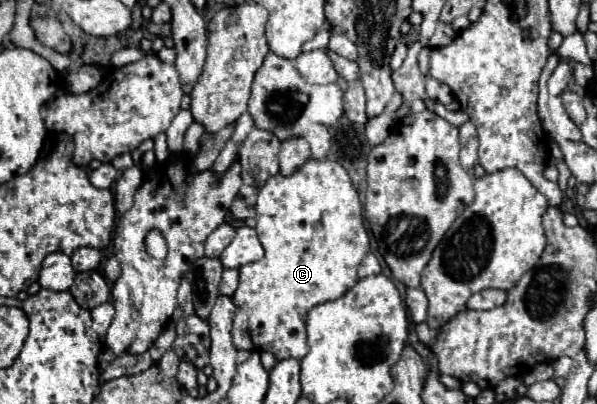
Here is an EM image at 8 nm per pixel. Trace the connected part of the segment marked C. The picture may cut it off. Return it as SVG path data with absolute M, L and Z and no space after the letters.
M308 159L298 171L294 171L292 175L282 175L282 173L278 173L278 175L274 175L274 177L270 177L268 181L266 181L266 185L260 189L260 193L258 193L258 201L256 201L256 231L258 231L258 239L260 239L260 243L264 245L264 257L260 259L260 261L256 261L256 263L248 263L248 265L242 265L240 267L240 283L238 283L238 289L236 289L236 293L232 295L232 301L234 301L234 305L238 307L238 309L242 309L246 315L248 315L248 329L250 329L250 337L252 337L252 343L254 343L254 349L258 349L258 351L268 351L268 353L272 353L272 355L276 355L278 359L288 359L288 357L294 357L294 359L302 359L306 353L308 353L308 345L306 345L306 313L314 307L314 305L320 305L320 303L326 303L326 301L334 301L334 299L338 299L338 297L342 297L348 289L352 289L354 285L356 285L356 281L358 281L358 273L356 273L356 269L358 269L358 265L362 263L362 259L366 257L366 253L370 251L370 237L368 237L368 231L366 231L366 227L364 227L364 222L367 222L367 226L369 228L370 235L374 237L374 233L372 233L372 229L370 229L370 223L368 223L368 219L364 217L364 204L363 204L363 214L362 214L362 205L360 205L360 197L358 197L358 191L352 187L352 183L350 183L350 177L348 177L348 173L346 173L346 169L340 165L340 163L336 163L336 161L330 161L330 159L322 159L322 161L318 161L318 159Z

